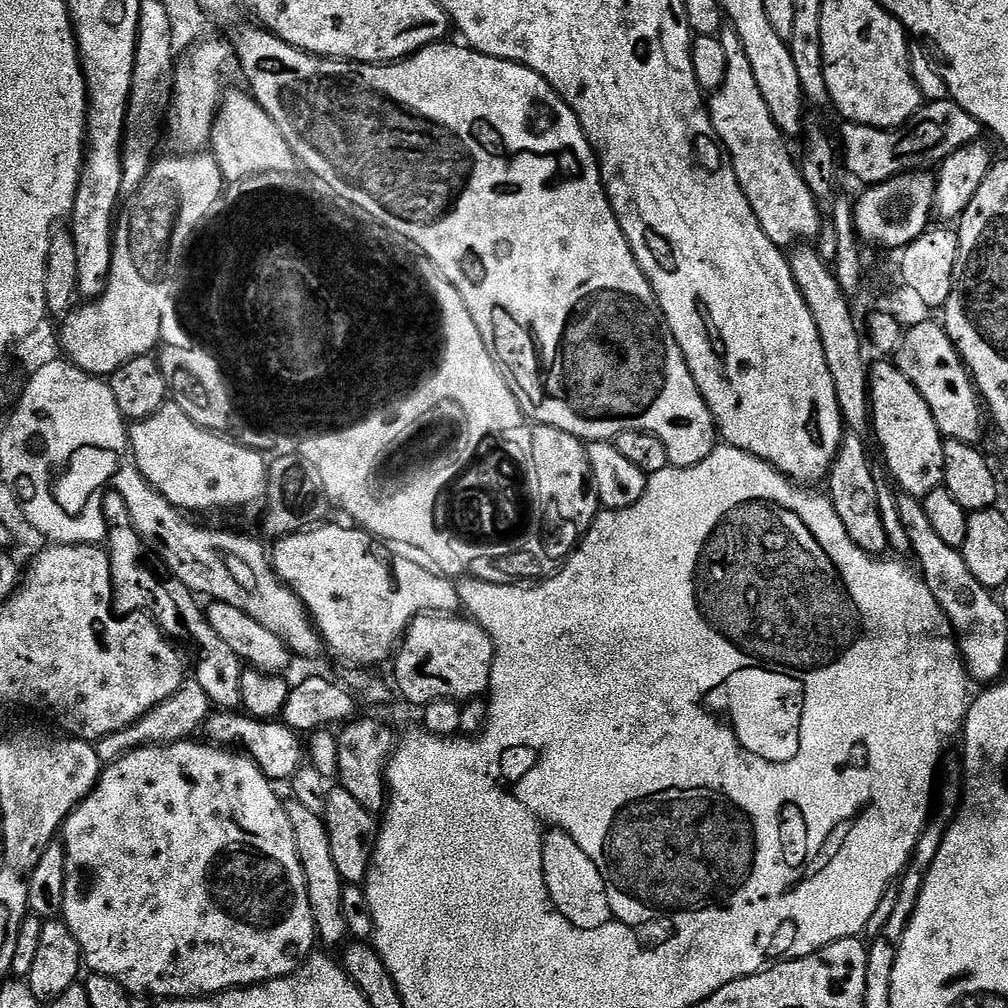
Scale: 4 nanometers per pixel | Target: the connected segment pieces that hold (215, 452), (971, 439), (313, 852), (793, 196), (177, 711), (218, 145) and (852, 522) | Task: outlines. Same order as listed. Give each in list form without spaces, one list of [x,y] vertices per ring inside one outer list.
[[[165,402],[153,416],[135,421],[128,429],[128,447],[132,449],[136,468],[146,477],[150,487],[185,513],[208,512],[211,508],[252,508],[269,495],[270,468],[267,463],[264,465],[257,449],[246,448],[225,436],[209,432],[201,424],[195,424],[174,402]]]
[[[924,320],[921,324],[914,325],[912,329],[909,327],[901,338],[900,345],[896,347],[894,363],[899,372],[906,374],[906,378],[918,390],[918,394],[922,394],[926,406],[930,406],[930,414],[934,414],[934,422],[941,436],[967,444],[979,445],[981,443],[980,439],[984,436],[984,416],[986,420],[982,397],[972,373],[961,360],[959,352],[956,351],[956,345],[945,332],[943,323],[936,321],[935,324],[932,320]]]
[[[295,802],[285,803],[284,813],[288,816],[294,832],[294,842],[308,887],[310,910],[319,943],[321,945],[324,943],[328,948],[337,947],[336,949],[339,949],[348,936],[346,918],[342,914],[342,890],[345,883],[341,880],[338,866],[334,866],[334,858],[330,855],[330,842],[328,841],[328,831],[324,826],[324,817],[321,813],[306,810],[306,806]]]
[[[734,31],[727,33],[724,45],[726,46],[726,58],[728,69],[726,78],[718,91],[711,93],[708,112],[712,115],[712,125],[716,127],[716,136],[724,146],[725,153],[732,161],[732,169],[770,242],[774,242],[781,250],[791,249],[801,242],[812,242],[820,235],[822,217],[820,218],[821,205],[818,203],[812,191],[803,181],[797,161],[792,161],[788,153],[785,137],[780,128],[770,118],[770,110],[766,101],[762,98],[762,90],[758,90],[758,82],[754,79],[754,69],[746,59],[746,50],[742,50],[742,42]]]
[[[185,679],[184,685],[173,696],[166,698],[158,706],[154,706],[154,710],[150,710],[145,716],[138,718],[138,722],[134,722],[114,734],[106,734],[102,739],[95,741],[94,747],[101,765],[113,764],[115,760],[121,760],[123,756],[139,748],[178,744],[181,740],[195,737],[203,729],[204,723],[208,721],[213,708],[212,701],[206,698],[206,690],[202,690],[202,686],[198,686],[196,679]]]
[[[248,96],[229,103],[227,101],[221,107],[212,124],[210,152],[215,156],[228,184],[238,184],[258,174],[298,168],[296,156],[290,150],[286,138],[282,138],[282,130],[274,126],[274,118],[270,118],[264,107]]]
[[[845,435],[840,447],[836,449],[832,467],[828,470],[826,492],[852,541],[863,552],[884,554],[889,551],[886,526],[882,526],[882,514],[878,510],[878,490],[874,490],[876,479],[872,473],[872,460],[864,443],[863,437]]]

